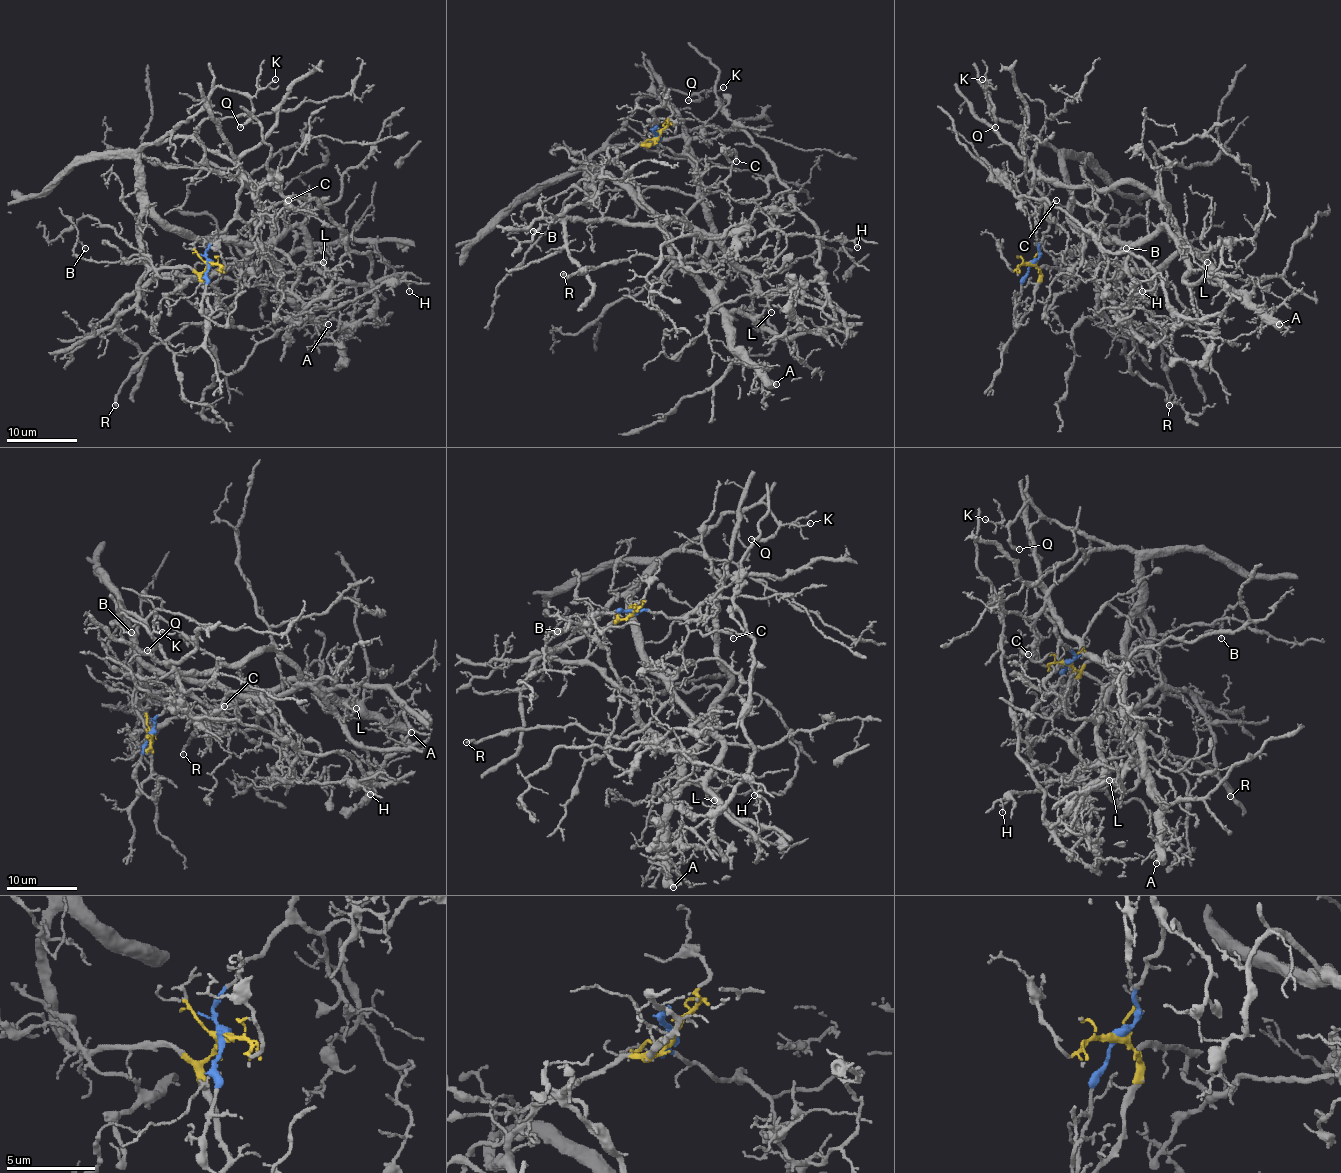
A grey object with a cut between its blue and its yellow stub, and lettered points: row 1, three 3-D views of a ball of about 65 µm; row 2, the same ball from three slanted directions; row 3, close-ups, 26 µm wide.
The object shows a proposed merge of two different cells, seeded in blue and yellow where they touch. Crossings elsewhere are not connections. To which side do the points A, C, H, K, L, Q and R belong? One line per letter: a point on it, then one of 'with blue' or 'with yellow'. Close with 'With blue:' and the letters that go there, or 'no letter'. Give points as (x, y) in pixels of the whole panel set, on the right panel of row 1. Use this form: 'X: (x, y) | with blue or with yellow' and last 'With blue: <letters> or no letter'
A: (1279, 324) | with blue
C: (1056, 200) | with blue
H: (1142, 291) | with yellow
K: (982, 79) | with yellow
L: (1207, 262) | with yellow
Q: (995, 127) | with yellow
R: (1169, 405) | with yellow
With blue: A, C

